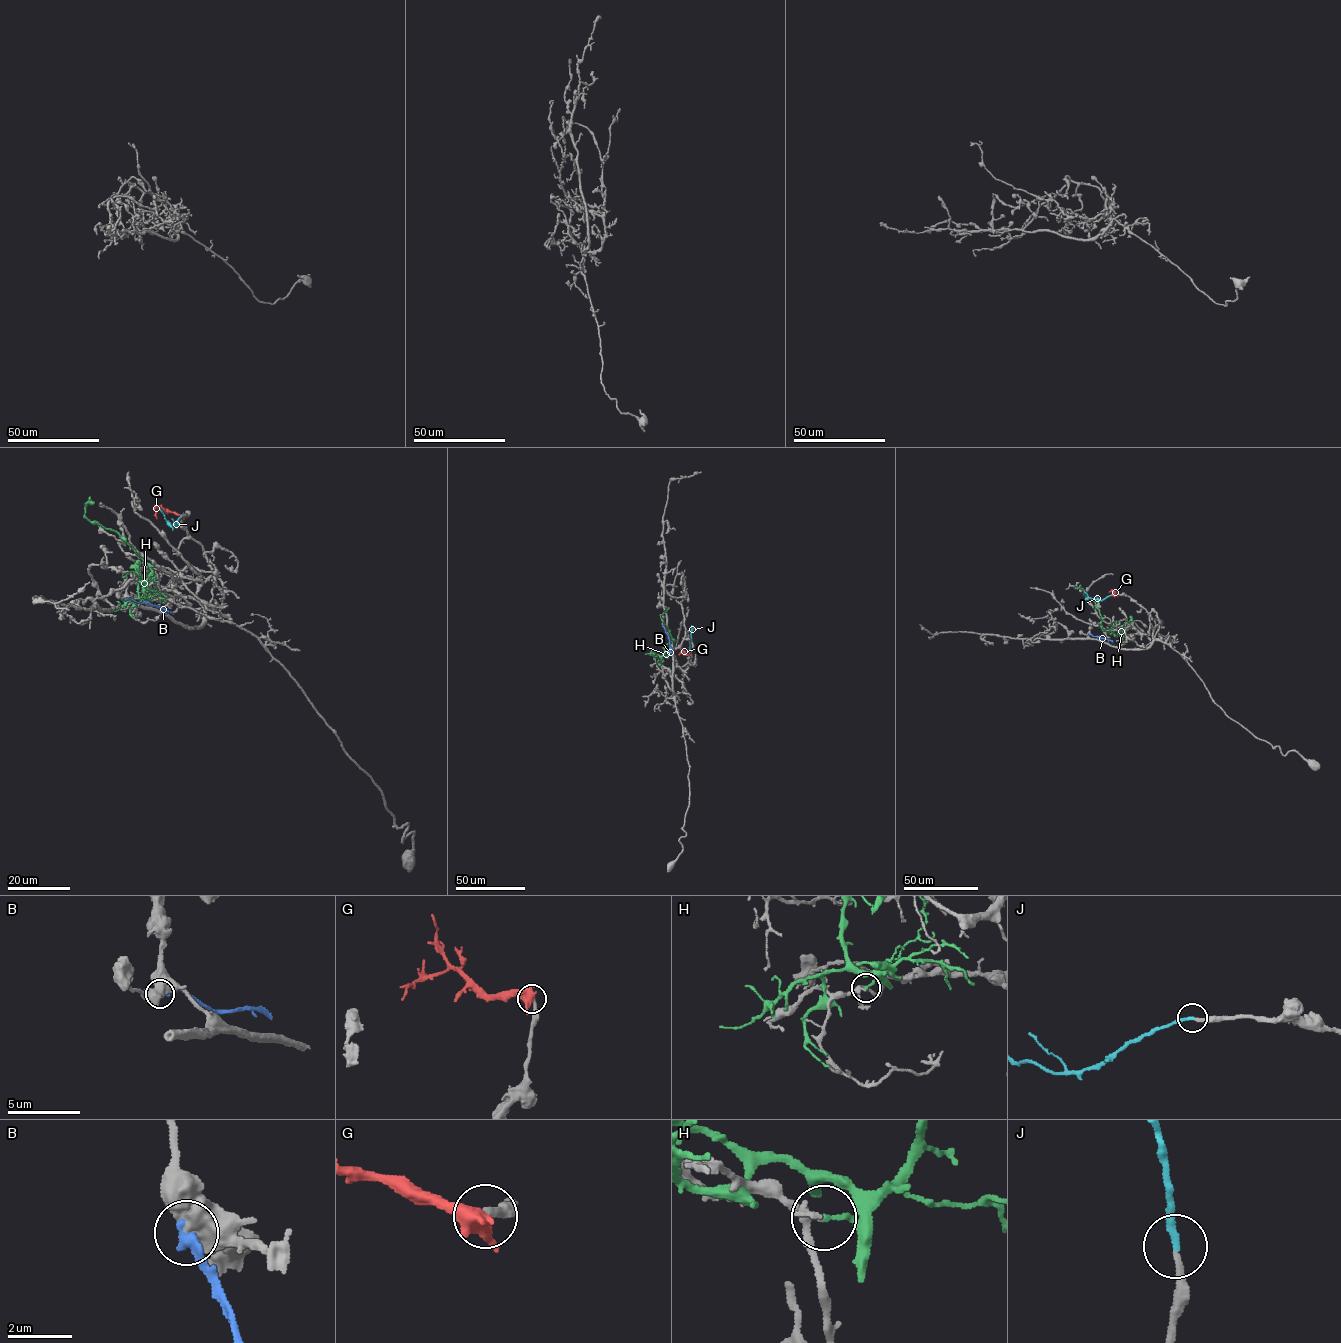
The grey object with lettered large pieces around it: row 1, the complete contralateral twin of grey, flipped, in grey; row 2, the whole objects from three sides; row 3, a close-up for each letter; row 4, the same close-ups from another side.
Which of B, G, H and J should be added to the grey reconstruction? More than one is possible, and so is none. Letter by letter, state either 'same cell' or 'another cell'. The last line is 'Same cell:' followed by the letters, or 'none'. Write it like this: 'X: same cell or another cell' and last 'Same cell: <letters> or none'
B: another cell
G: another cell
H: another cell
J: same cell
Same cell: J

